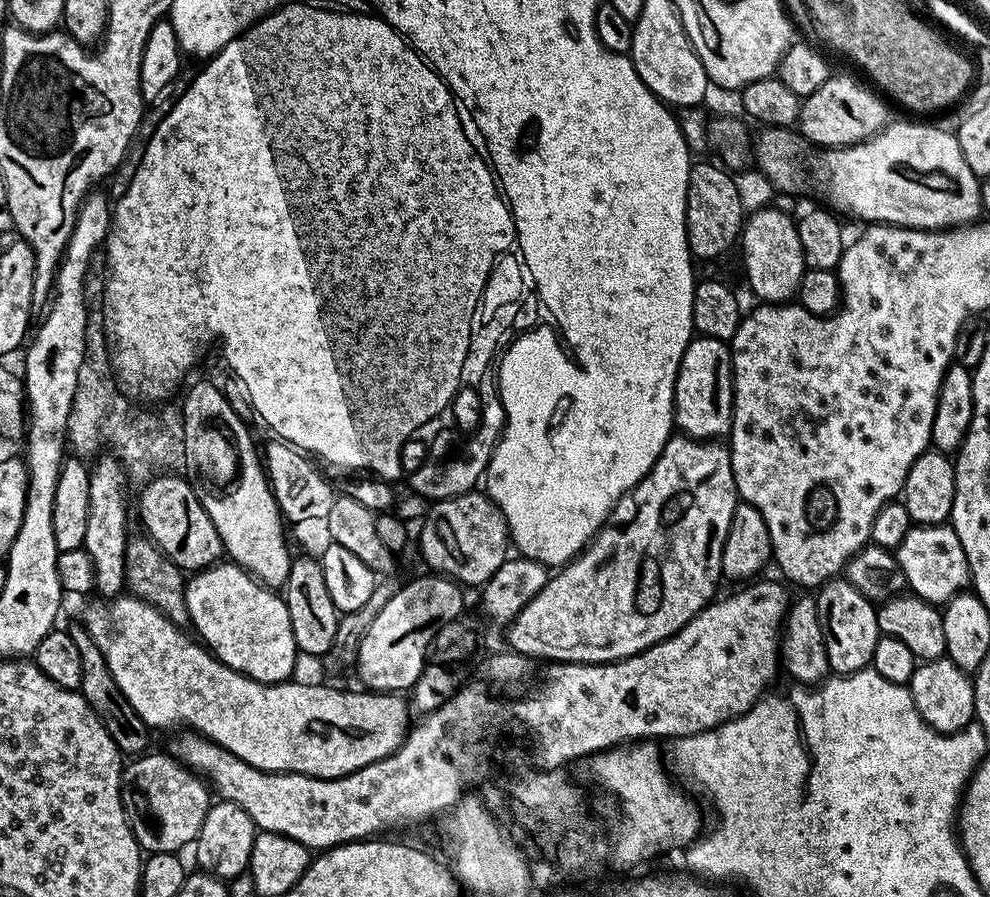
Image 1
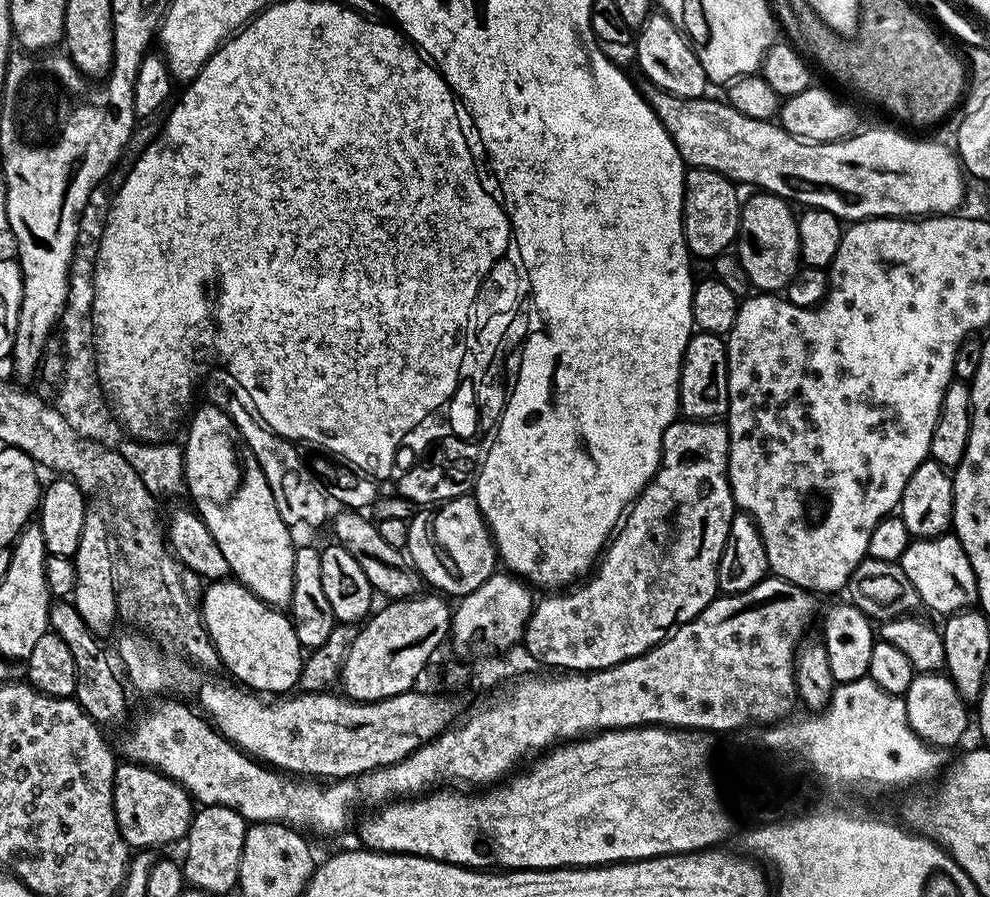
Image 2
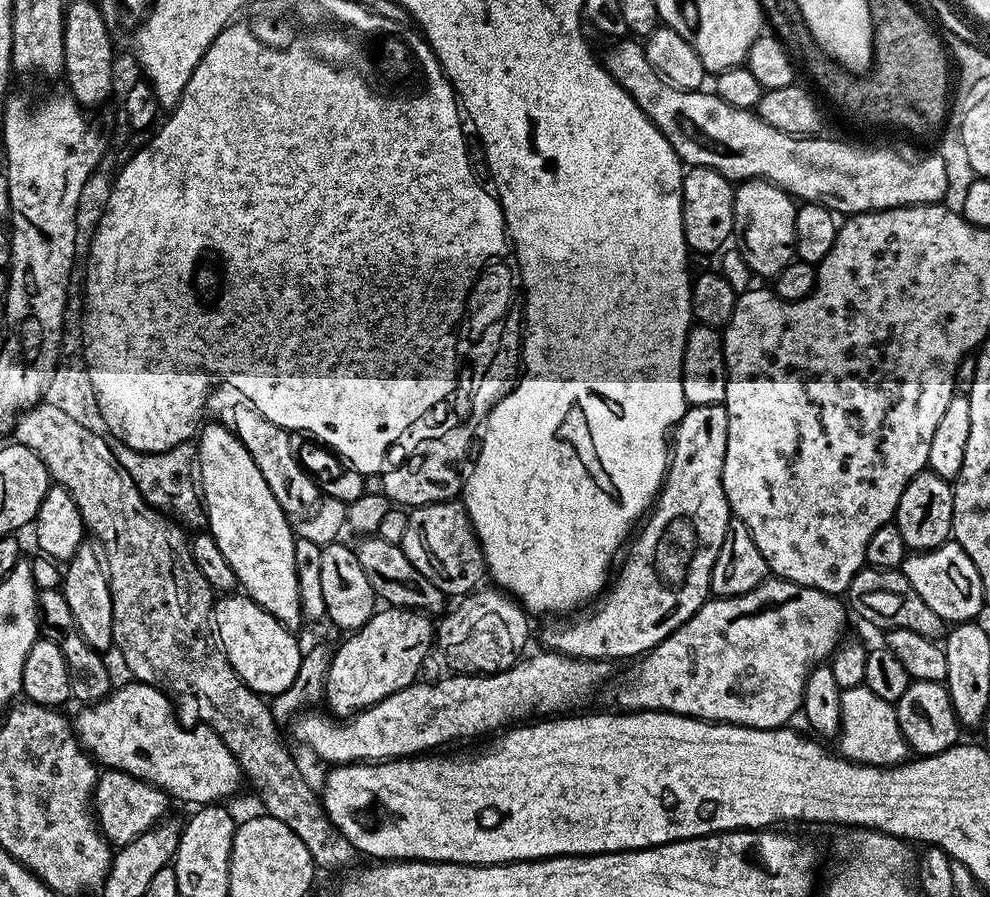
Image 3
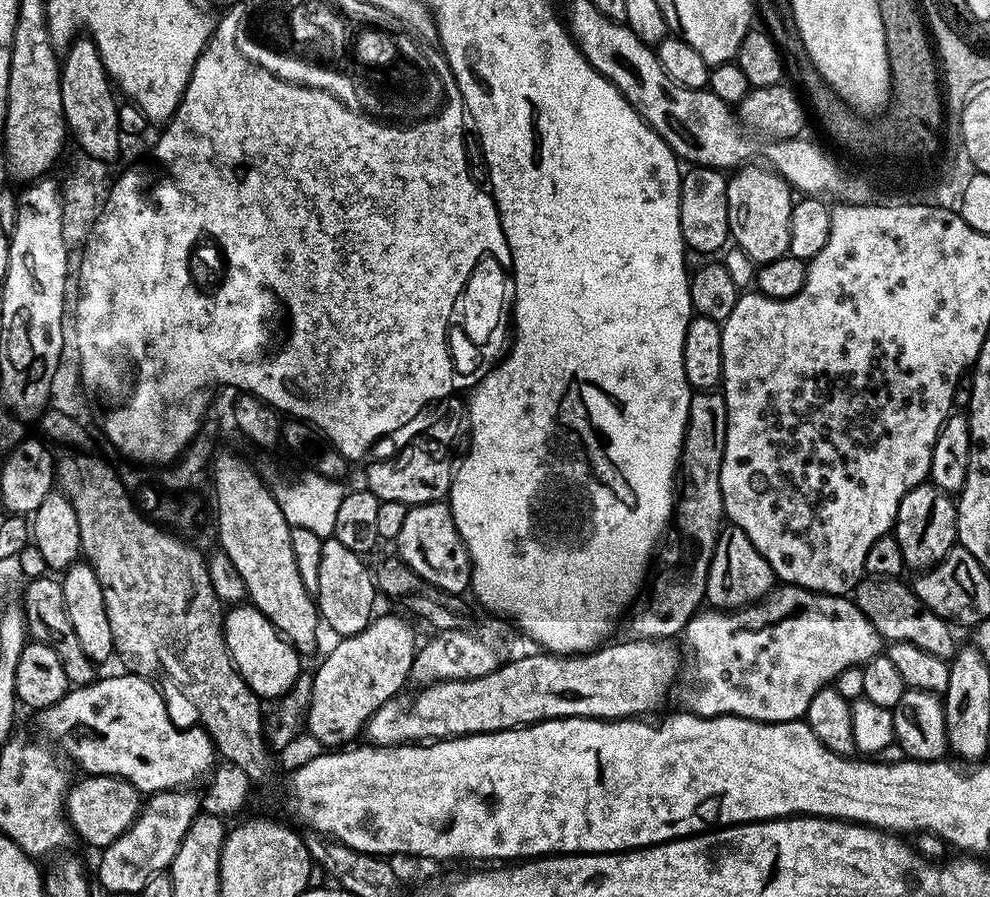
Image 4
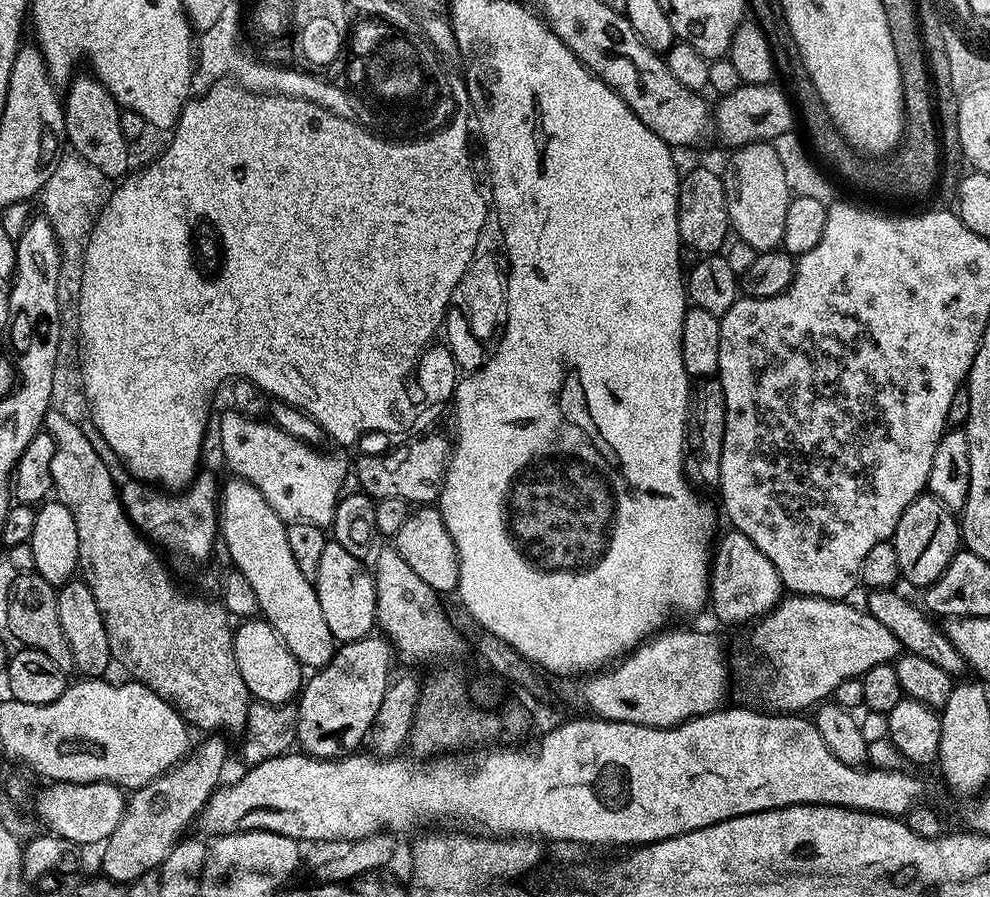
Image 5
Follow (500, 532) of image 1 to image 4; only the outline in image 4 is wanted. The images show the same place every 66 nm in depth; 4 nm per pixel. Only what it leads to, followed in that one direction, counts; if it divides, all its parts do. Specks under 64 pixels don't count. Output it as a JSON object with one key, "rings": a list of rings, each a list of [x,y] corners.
{"rings":[[[447,503],[411,505],[406,522],[402,522],[402,530],[398,530],[394,548],[400,551],[397,552],[399,559],[438,590],[446,590],[455,596],[469,591],[472,582],[470,554],[466,542],[462,542],[462,534],[458,534],[458,526],[454,526],[452,510]]]}

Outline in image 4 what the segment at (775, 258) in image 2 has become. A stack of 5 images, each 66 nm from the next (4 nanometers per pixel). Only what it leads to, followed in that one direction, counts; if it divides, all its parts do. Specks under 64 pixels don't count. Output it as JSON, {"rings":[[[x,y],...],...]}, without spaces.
{"rings":[[[745,163],[727,177],[726,206],[728,231],[735,247],[742,249],[753,264],[759,266],[789,255],[794,192],[775,170],[763,163],[756,163]]]}

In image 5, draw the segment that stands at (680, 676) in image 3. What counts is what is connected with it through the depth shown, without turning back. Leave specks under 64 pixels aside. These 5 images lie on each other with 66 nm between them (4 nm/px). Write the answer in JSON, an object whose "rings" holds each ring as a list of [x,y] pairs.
{"rings":[[[788,594],[781,599],[780,603],[768,612],[764,616],[761,616],[759,620],[755,621],[747,629],[748,632],[748,652],[740,652],[736,657],[731,657],[730,664],[734,669],[734,676],[740,680],[744,680],[748,676],[748,692],[756,700],[761,700],[765,709],[771,710],[776,714],[800,714],[805,710],[803,708],[809,708],[809,710],[815,709],[821,702],[827,701],[838,690],[838,686],[842,686],[842,682],[847,680],[855,680],[866,674],[866,670],[870,670],[873,666],[879,664],[890,664],[893,663],[901,655],[902,647],[901,644],[884,626],[881,622],[878,622],[877,618],[871,616],[871,614],[863,607],[855,608],[854,605],[848,604],[852,602],[845,602],[844,600],[823,600],[821,596],[797,596],[795,594]]]}

